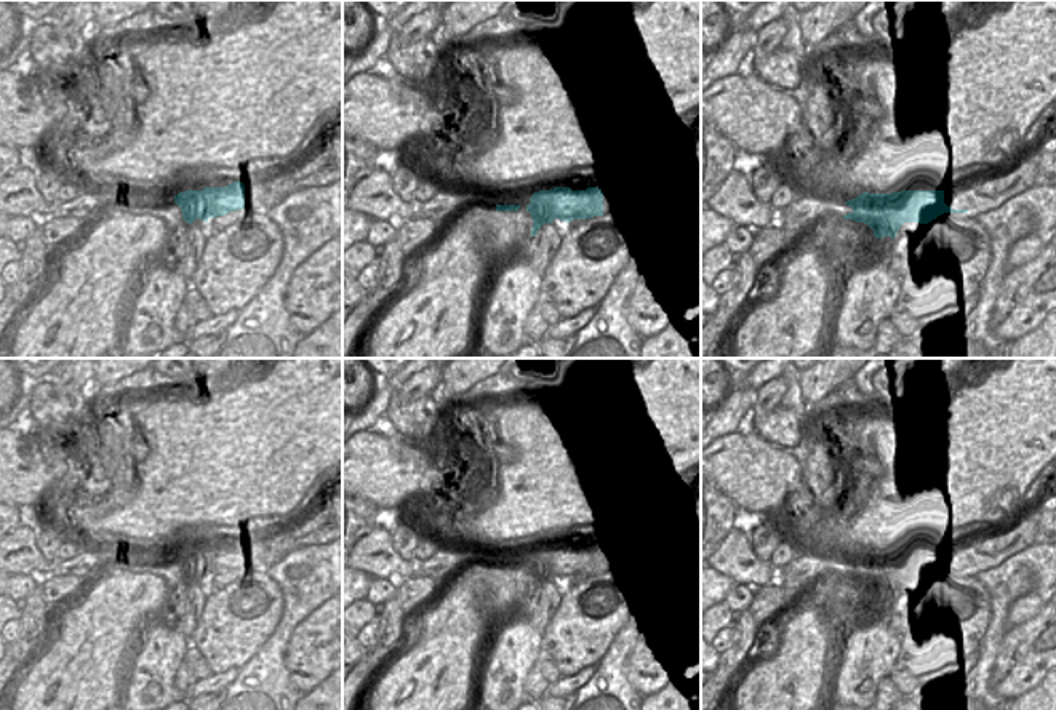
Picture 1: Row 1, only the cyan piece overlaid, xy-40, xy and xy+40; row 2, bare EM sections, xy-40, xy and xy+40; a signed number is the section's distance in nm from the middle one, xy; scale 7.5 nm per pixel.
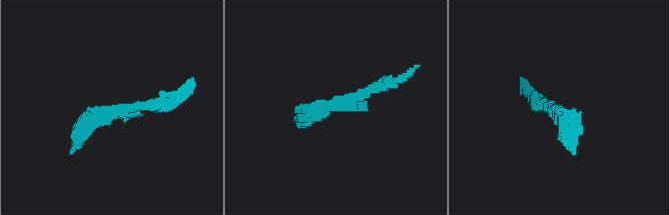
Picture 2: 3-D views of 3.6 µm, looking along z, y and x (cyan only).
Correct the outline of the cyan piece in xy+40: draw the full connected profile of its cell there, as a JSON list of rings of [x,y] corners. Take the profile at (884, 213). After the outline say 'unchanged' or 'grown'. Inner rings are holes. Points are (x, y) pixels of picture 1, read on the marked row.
[[[944,190],[864,192],[845,203],[853,211],[843,219],[867,224],[875,238],[891,237],[893,240],[904,222],[928,224],[944,213],[968,213],[968,209],[947,206]]]; unchanged

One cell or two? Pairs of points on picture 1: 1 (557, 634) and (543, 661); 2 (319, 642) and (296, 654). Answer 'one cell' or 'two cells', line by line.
1: two cells
2: one cell

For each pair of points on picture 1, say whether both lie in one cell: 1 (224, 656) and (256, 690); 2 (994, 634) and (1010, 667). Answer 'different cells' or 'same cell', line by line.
1: different cells
2: different cells

